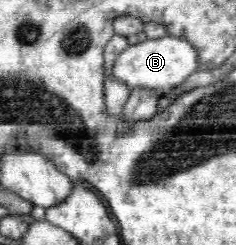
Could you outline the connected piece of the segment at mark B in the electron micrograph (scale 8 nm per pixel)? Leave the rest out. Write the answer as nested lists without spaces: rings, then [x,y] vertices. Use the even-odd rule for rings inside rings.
[[[167,35],[147,39],[128,48],[117,58],[111,74],[130,89],[168,91],[180,85],[190,74],[203,70],[199,55],[186,40]]]

